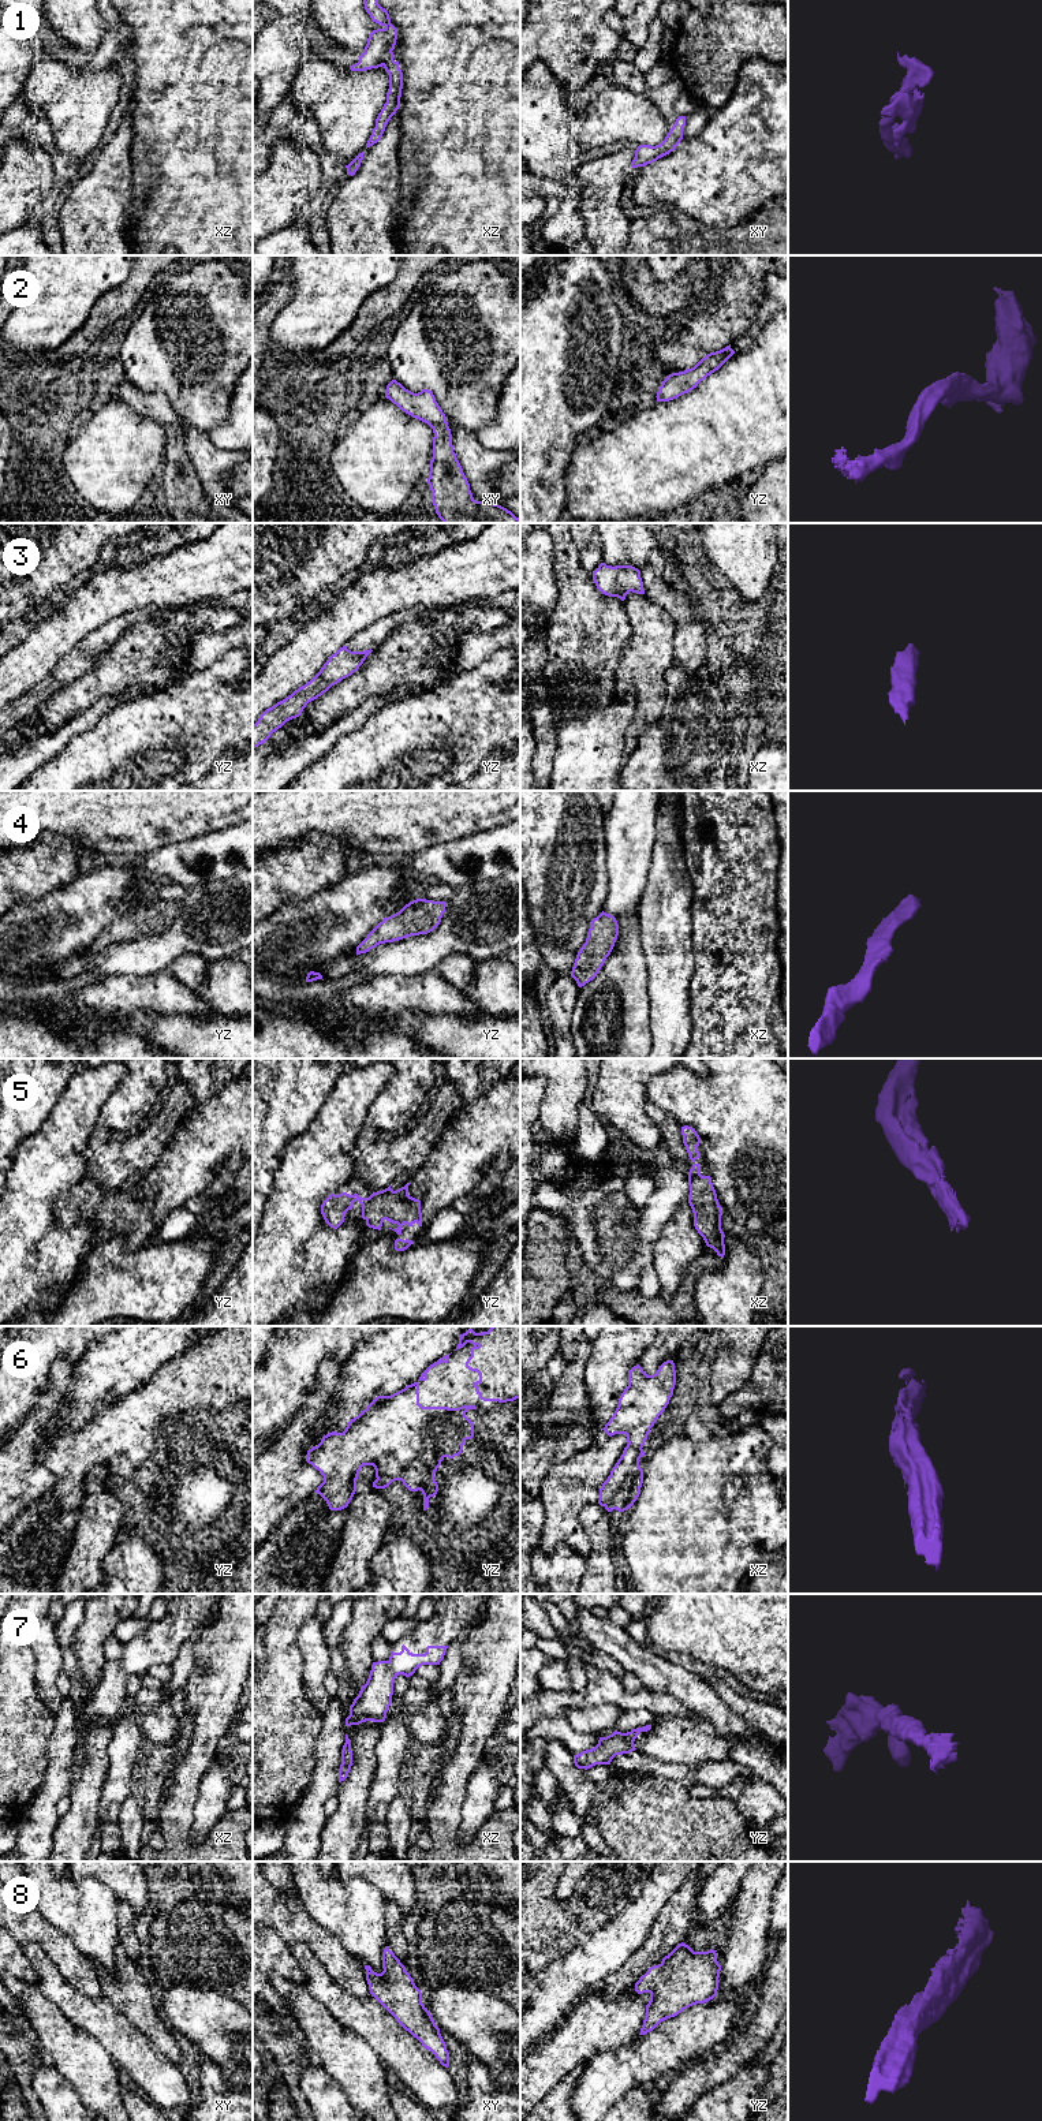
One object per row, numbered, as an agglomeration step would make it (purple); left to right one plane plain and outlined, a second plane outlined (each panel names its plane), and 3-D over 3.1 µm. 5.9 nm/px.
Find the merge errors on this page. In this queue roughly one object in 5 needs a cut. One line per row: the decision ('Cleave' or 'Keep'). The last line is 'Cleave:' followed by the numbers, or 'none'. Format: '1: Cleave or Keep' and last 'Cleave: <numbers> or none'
1: Keep
2: Keep
3: Keep
4: Keep
5: Keep
6: Keep
7: Keep
8: Keep
Cleave: none

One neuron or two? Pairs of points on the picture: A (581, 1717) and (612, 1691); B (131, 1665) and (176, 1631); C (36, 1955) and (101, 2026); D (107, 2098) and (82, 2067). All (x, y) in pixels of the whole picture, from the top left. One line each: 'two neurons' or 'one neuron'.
A: two neurons
B: one neuron
C: one neuron
D: one neuron

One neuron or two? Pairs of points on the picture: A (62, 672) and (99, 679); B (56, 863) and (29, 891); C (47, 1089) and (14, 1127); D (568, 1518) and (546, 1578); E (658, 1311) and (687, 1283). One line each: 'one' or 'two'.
A: two
B: one
C: one
D: two
E: one

